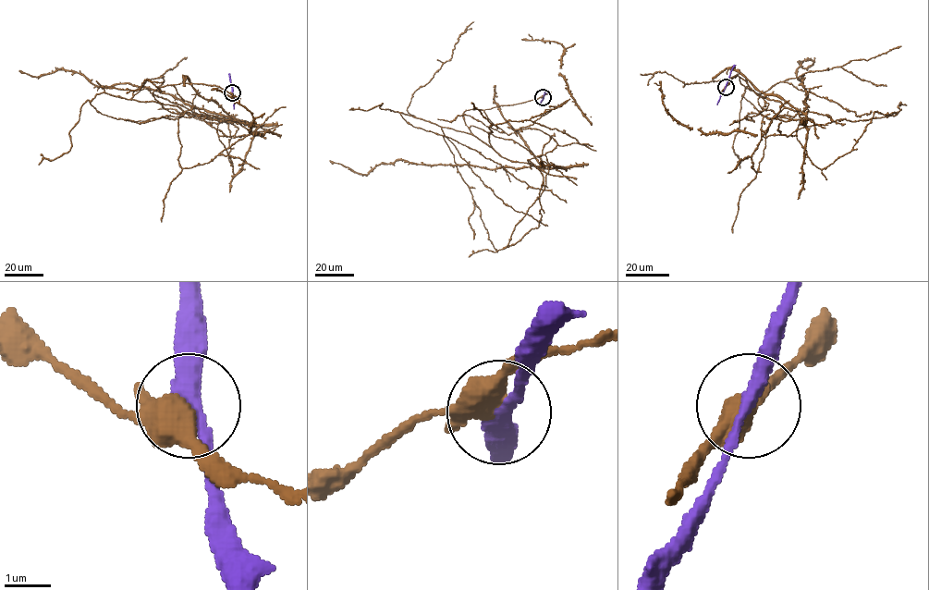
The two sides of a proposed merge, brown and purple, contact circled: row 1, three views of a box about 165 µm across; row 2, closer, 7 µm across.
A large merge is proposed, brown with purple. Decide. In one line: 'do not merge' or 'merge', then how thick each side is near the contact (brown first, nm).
do not merge; 380 nm thick on the brown side, 320 nm on the other

